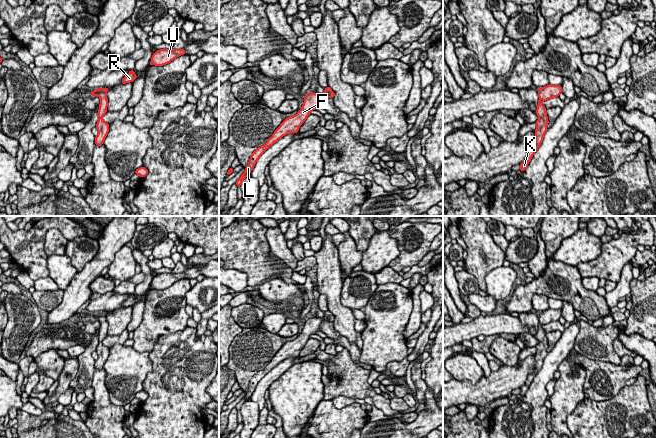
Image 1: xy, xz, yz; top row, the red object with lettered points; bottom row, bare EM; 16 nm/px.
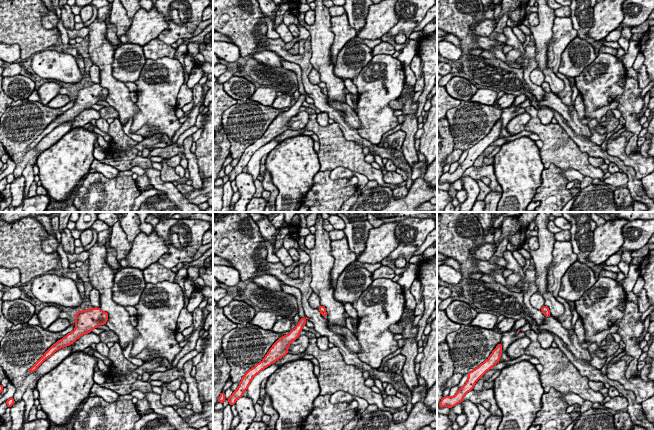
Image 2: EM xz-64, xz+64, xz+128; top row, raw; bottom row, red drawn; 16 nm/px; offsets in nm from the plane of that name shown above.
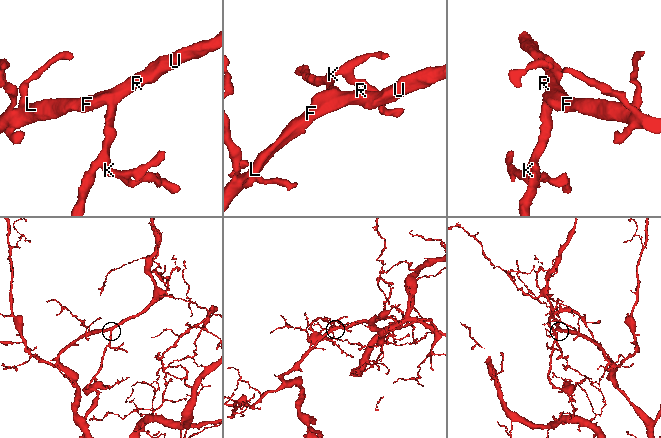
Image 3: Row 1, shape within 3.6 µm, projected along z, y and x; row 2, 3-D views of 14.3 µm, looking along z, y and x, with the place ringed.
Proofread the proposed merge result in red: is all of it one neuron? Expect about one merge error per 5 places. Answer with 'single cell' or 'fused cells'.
single cell

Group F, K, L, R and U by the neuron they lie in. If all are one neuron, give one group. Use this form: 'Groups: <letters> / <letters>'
Groups: F K L R U

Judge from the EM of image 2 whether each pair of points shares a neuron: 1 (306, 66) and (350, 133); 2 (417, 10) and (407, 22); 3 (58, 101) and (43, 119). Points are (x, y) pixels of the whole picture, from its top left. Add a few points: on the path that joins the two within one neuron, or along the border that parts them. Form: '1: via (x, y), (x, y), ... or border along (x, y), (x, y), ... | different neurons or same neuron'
1: via (306, 83), (335, 116) | same neuron
2: via (414, 13), (410, 19) | same neuron
3: border along (69, 100), (60, 107), (50, 108), (47, 106) | different neurons

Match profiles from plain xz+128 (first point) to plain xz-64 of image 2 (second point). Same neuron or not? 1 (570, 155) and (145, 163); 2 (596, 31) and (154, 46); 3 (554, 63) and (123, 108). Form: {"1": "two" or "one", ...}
{"1": "two", "2": "two", "3": "two"}

